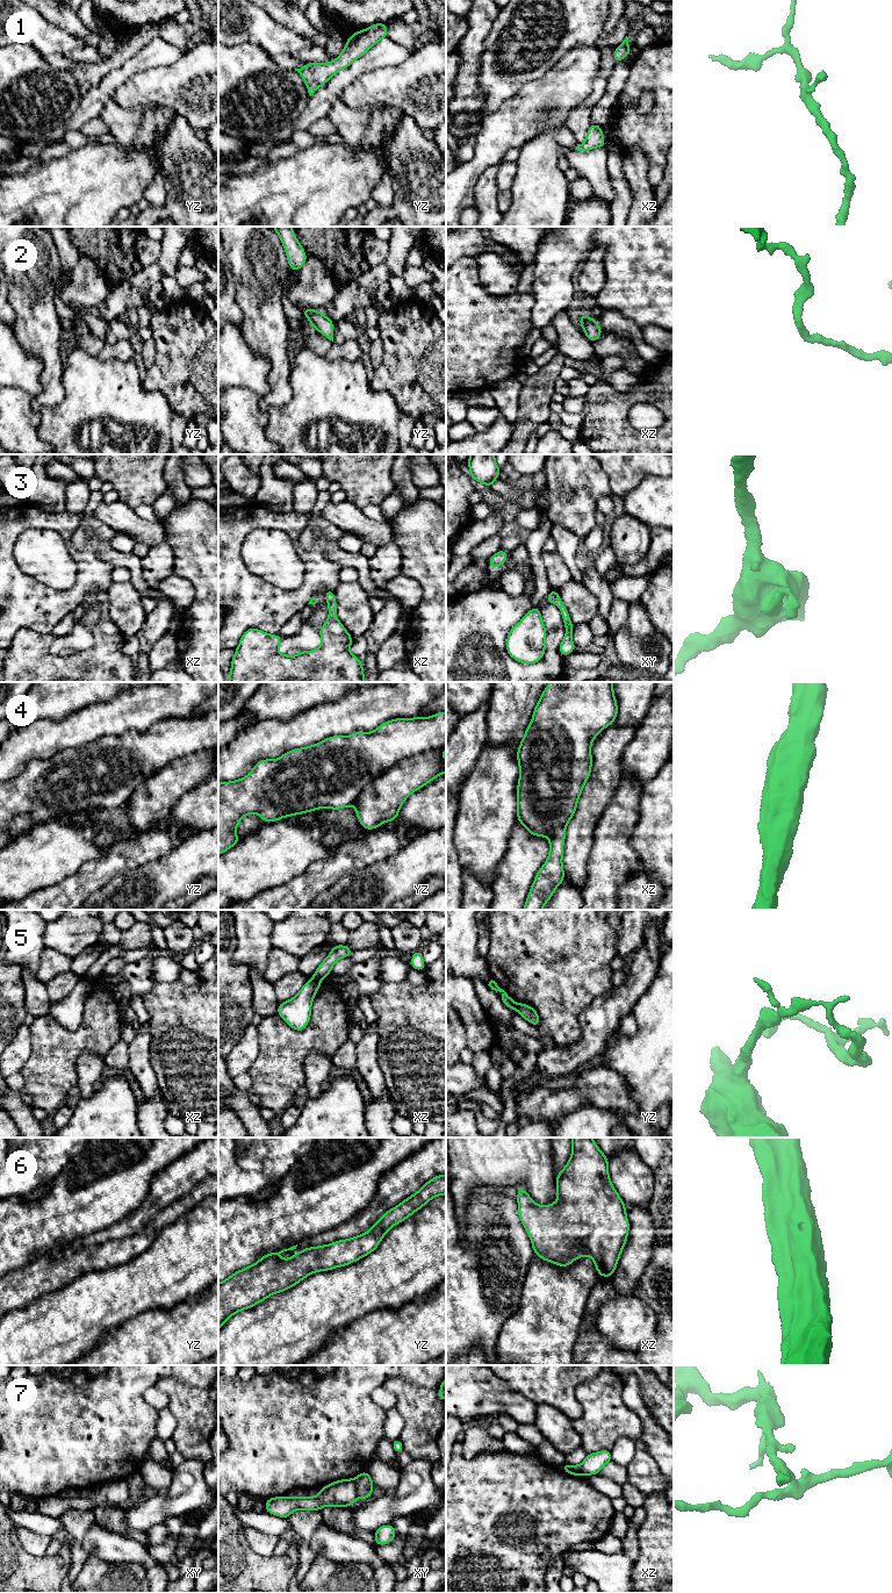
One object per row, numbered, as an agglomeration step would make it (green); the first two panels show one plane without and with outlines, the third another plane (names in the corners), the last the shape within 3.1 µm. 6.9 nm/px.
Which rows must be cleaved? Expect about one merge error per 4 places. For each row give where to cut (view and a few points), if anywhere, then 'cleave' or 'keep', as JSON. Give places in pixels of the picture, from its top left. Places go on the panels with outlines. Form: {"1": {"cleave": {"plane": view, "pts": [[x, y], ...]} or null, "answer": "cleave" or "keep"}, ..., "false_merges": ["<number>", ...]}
{"1": {"cleave": null, "answer": "keep"}, "2": {"cleave": null, "answer": "keep"}, "3": {"cleave": null, "answer": "keep"}, "4": {"cleave": null, "answer": "keep"}, "5": {"cleave": {"plane": "xz", "pts": [[314, 977], [319, 981]]}, "answer": "cleave"}, "6": {"cleave": null, "answer": "keep"}, "7": {"cleave": {"plane": "xy", "pts": [[352, 1479], [358, 1497]]}, "answer": "cleave"}, "false_merges": ["5", "7"]}

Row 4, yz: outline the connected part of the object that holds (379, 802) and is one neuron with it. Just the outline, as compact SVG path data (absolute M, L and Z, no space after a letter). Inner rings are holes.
M440 711L434 713L432 717L395 718L382 723L377 729L369 733L358 731L348 737L332 735L312 746L288 751L275 760L259 760L245 777L218 783L218 855L223 854L240 841L236 834L237 826L244 816L251 813L258 813L264 823L272 823L286 817L295 815L300 816L305 812L319 810L322 808L338 810L354 804L355 815L360 825L365 830L375 830L386 821L393 821L397 819L402 804L412 792L419 790L439 775L446 773L445 753L443 752L444 748L446 748L446 712Z

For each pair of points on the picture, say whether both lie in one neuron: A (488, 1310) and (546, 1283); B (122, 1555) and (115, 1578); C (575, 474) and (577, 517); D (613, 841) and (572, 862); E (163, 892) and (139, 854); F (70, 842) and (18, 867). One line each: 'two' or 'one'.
A: two
B: two
C: one
D: two
E: two
F: one

